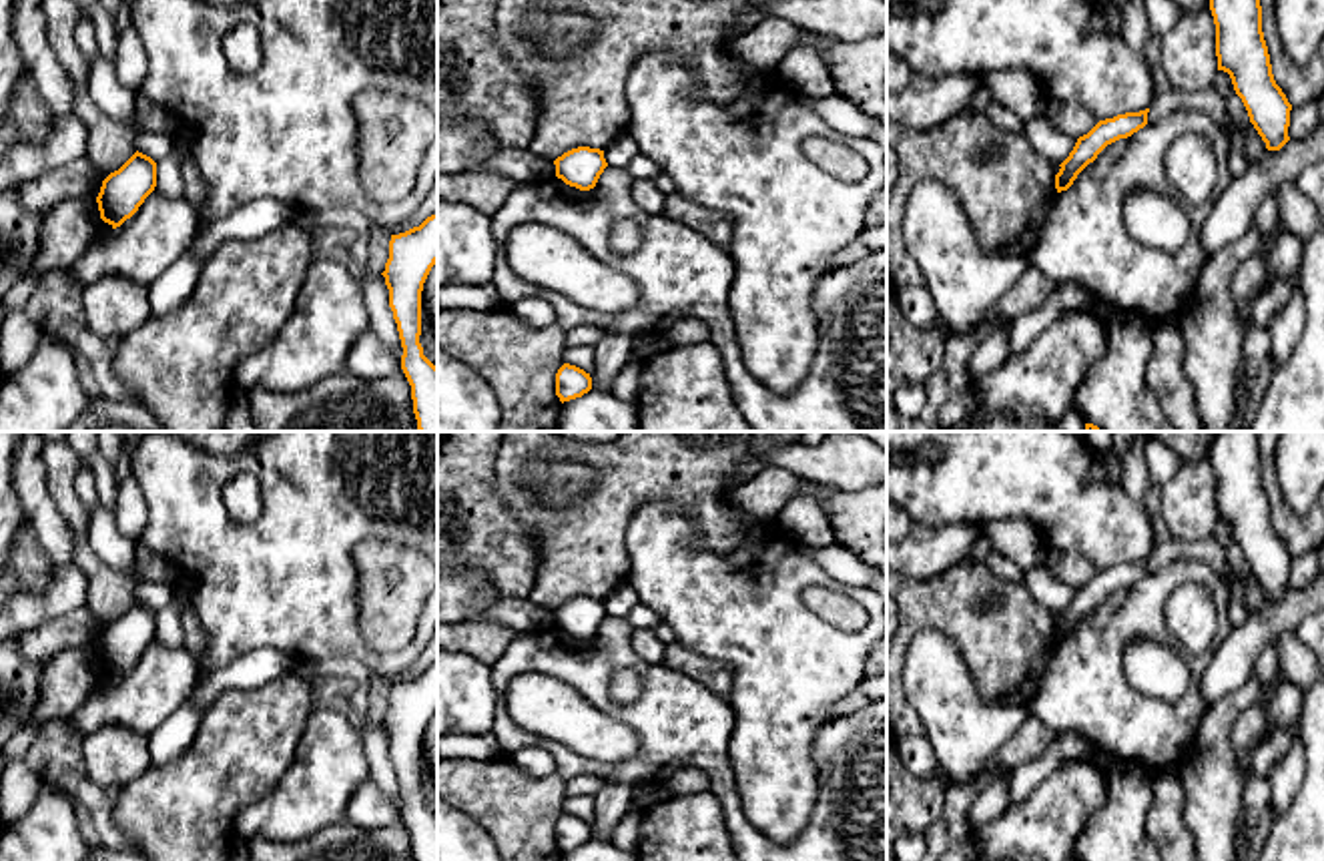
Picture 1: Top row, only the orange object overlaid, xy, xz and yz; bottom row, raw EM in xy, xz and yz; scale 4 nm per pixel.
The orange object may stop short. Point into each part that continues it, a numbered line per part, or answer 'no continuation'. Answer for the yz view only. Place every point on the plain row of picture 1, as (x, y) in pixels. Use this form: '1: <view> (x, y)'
no continuation

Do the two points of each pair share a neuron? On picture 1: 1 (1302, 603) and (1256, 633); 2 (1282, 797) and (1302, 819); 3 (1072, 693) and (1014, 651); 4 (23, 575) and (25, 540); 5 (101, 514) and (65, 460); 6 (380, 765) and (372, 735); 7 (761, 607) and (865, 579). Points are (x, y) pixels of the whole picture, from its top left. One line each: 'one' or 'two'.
1: one
2: two
3: two
4: one
5: two
6: one
7: two

